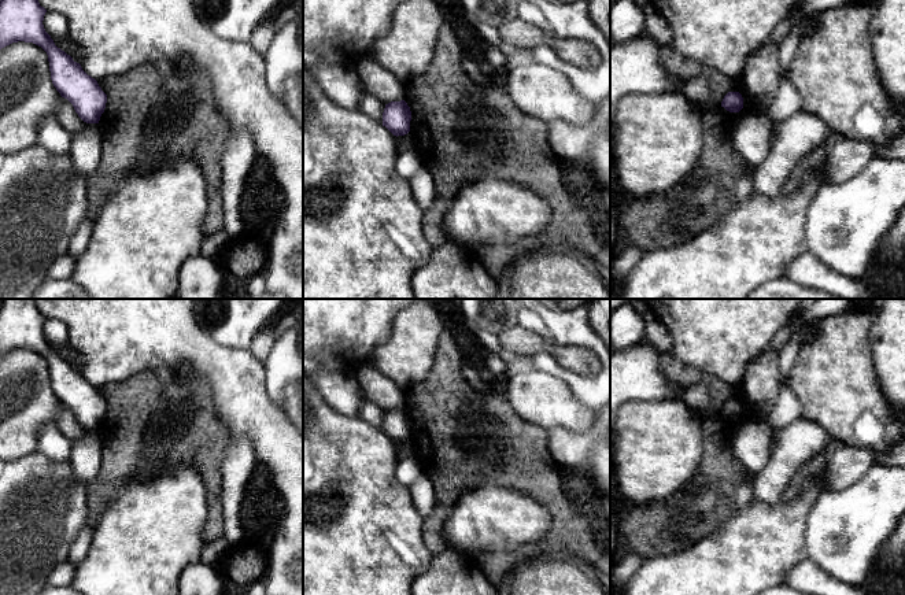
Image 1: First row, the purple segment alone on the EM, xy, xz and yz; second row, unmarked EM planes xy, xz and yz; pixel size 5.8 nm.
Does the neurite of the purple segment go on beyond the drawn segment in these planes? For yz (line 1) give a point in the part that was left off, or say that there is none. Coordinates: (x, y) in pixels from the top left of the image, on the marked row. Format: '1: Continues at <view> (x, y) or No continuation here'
1: No continuation here

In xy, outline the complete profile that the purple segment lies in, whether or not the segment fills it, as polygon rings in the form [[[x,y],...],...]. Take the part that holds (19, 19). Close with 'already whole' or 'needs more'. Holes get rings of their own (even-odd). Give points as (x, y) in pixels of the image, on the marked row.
[[[0,0],[0,49],[18,41],[41,47],[48,55],[56,90],[73,104],[84,122],[99,123],[107,95],[80,63],[55,45],[43,25],[45,12],[38,0]]]; already whole

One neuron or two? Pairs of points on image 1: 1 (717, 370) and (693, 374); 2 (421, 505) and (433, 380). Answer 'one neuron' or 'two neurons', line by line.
1: two neurons
2: two neurons

